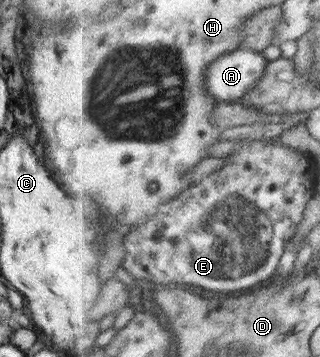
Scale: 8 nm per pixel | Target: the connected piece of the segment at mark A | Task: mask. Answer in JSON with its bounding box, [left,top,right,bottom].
[205,49,269,102]

